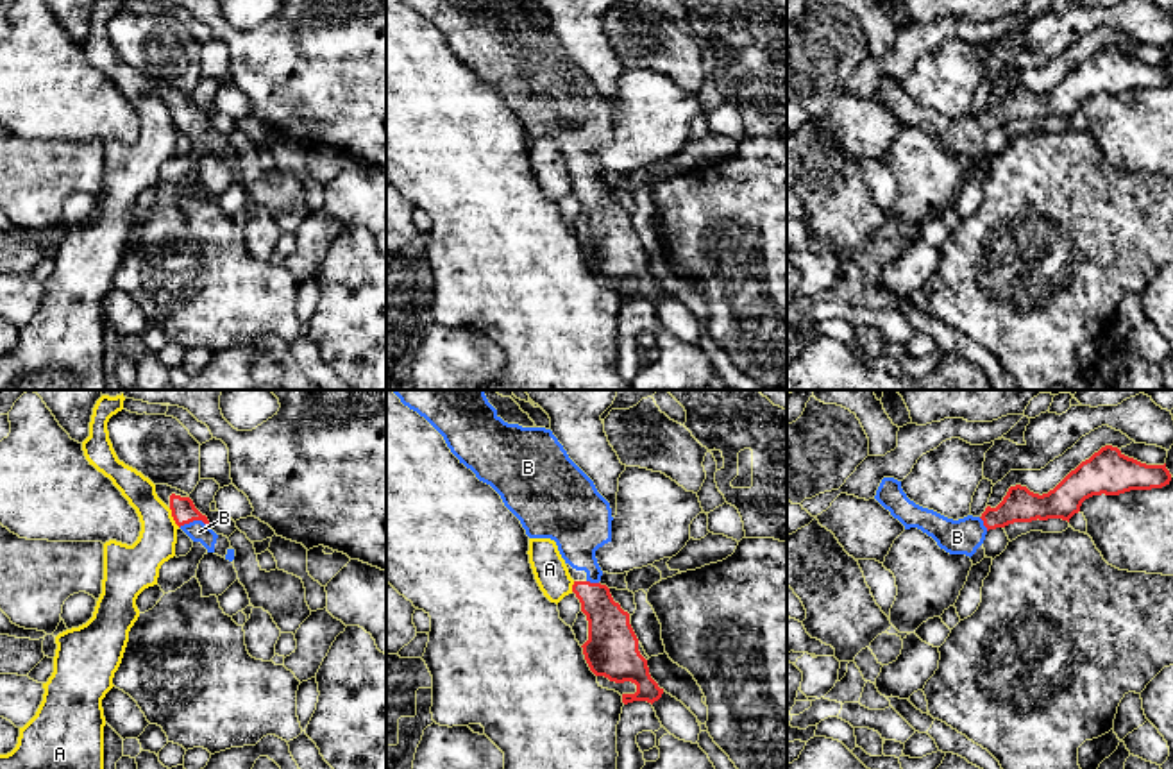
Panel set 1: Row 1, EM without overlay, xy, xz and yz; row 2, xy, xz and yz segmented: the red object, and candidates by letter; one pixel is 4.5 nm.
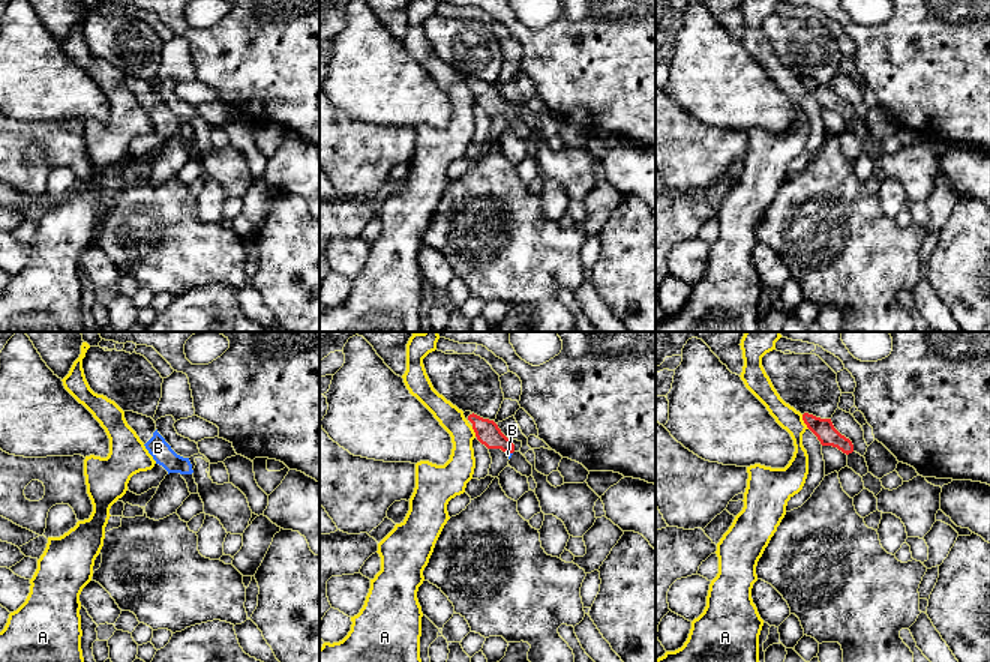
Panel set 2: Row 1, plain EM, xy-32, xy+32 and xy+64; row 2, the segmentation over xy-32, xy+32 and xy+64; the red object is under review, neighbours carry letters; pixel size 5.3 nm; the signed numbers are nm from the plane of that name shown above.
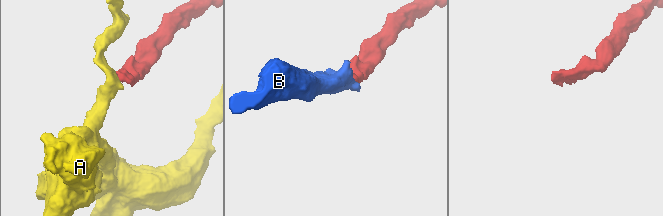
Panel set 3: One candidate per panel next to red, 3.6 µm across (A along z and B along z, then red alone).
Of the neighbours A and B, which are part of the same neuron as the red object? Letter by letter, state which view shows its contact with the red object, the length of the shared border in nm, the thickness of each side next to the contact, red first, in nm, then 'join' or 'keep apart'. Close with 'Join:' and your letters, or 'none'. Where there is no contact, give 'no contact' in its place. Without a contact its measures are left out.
A: meets red in xy; contact 100 nm long; 110 nm thick on the red side, 180 nm on the other; keep apart
B: meets red in xy; contact 140 nm long; 110 nm thick on the red side, 90 nm on the other; join
Join: B

